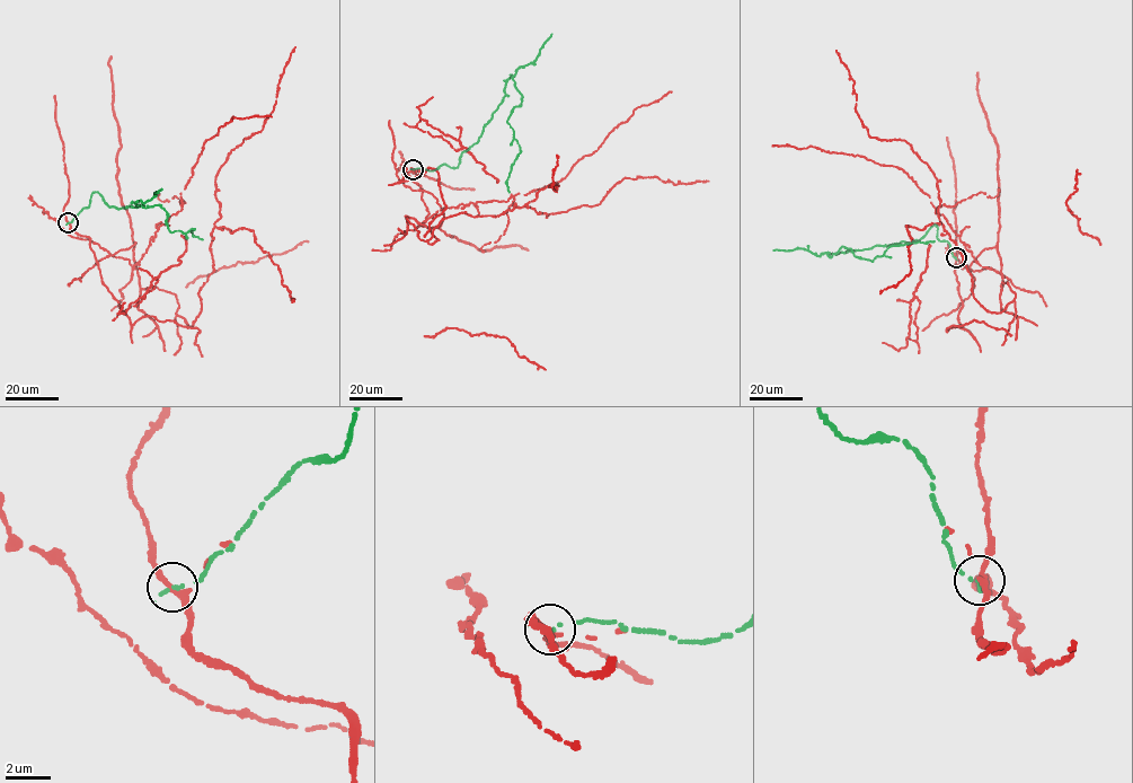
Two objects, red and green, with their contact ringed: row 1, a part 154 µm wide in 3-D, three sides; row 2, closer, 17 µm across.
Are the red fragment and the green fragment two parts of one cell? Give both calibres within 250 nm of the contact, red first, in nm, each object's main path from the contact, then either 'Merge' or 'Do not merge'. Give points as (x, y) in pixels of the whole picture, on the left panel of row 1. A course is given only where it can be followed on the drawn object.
Thickness 280 nm (red) against 200 nm. Course of red: (68, 222), (108, 255), (135, 243), (140, 287), (176, 296), (192, 326), (215, 176), (262, 130), (295, 46). Course of green: (68, 222), (97, 192), (118, 209), (160, 204), (170, 231), (192, 228), (202, 239). Merge

